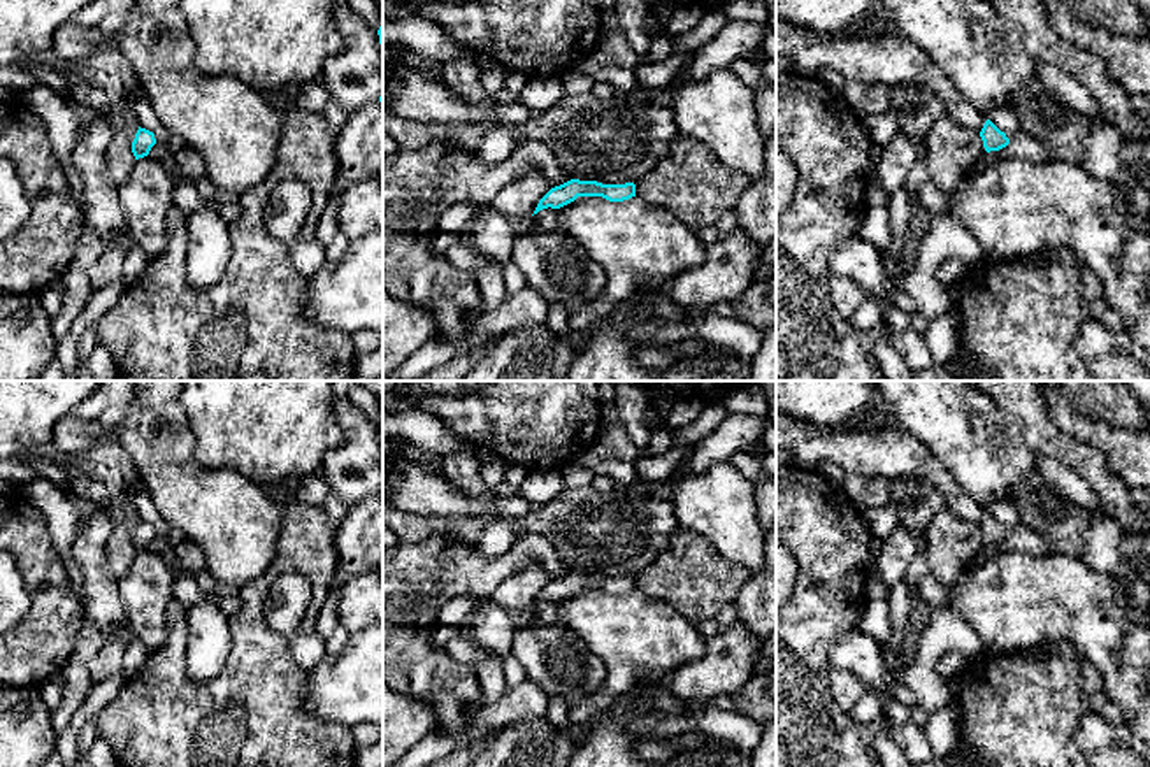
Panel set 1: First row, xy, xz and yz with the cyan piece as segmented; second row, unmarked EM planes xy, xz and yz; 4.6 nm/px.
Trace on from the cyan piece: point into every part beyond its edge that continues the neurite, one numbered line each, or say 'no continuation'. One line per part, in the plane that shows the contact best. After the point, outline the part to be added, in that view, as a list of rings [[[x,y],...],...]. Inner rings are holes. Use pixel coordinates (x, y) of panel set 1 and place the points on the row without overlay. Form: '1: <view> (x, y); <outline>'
no continuation

